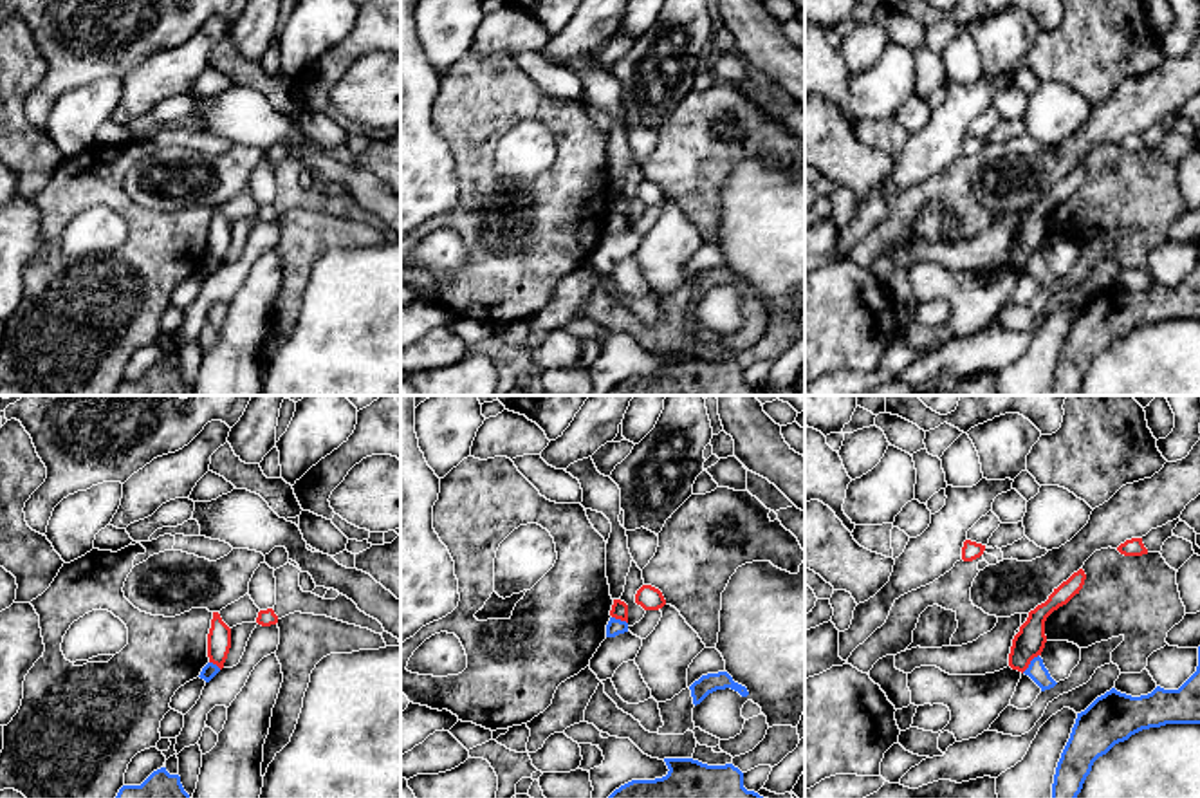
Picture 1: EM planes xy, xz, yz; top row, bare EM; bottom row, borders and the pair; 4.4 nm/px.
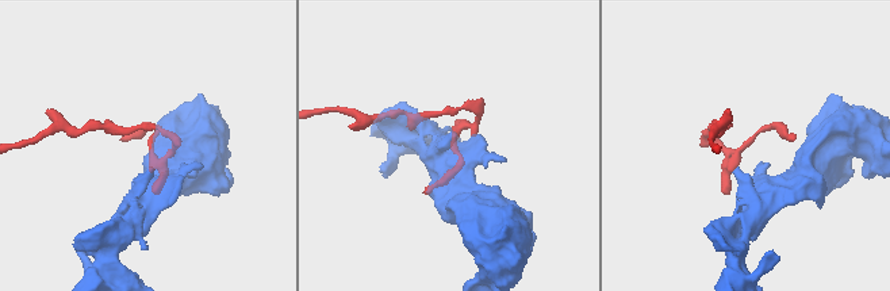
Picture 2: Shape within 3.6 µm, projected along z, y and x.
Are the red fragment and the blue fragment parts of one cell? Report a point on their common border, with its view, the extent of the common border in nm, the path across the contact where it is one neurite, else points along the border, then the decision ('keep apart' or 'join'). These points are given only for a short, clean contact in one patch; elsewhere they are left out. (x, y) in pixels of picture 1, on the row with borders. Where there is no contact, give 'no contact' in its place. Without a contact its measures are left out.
contact yz (1029, 663); length 120 nm; border yz (1038, 654), (1022, 672); keep apart

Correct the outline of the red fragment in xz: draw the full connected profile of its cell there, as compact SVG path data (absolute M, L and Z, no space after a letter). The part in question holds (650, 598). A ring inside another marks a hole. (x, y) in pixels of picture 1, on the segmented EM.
M642 585L635 594L635 603L644 610L659 610L666 605L666 599L659 589Z

